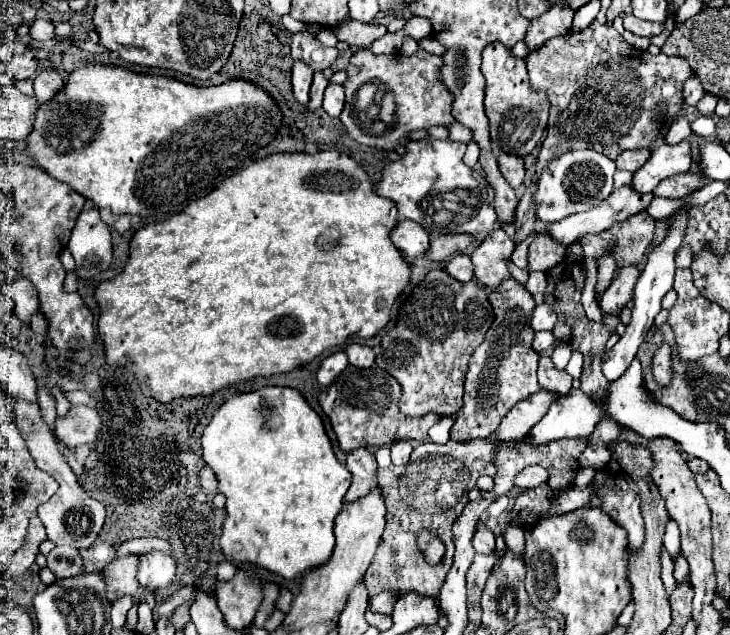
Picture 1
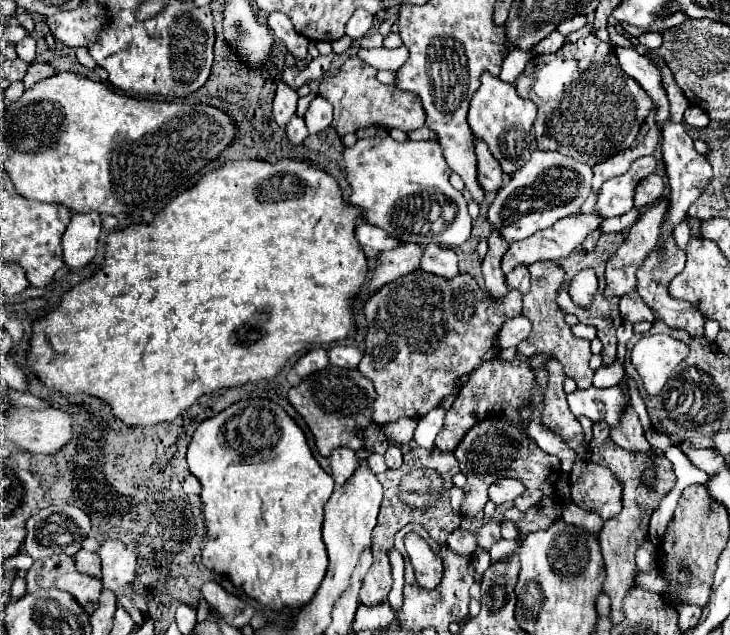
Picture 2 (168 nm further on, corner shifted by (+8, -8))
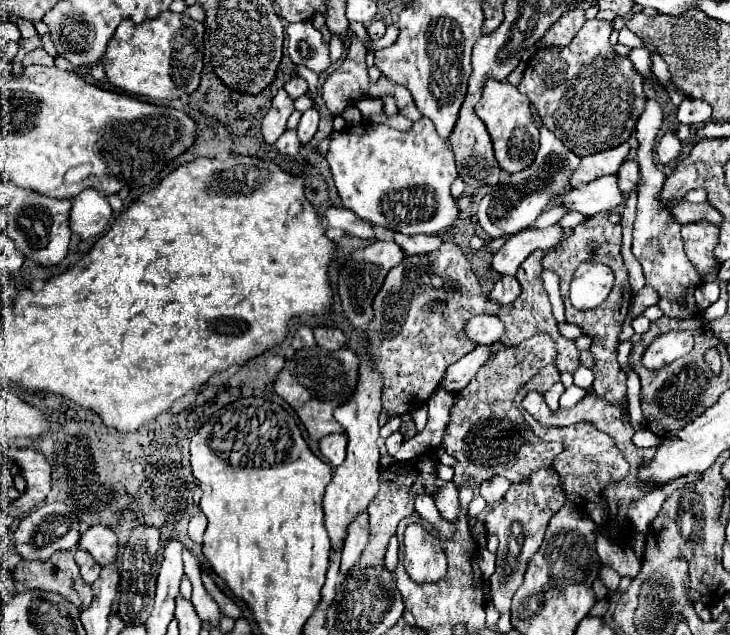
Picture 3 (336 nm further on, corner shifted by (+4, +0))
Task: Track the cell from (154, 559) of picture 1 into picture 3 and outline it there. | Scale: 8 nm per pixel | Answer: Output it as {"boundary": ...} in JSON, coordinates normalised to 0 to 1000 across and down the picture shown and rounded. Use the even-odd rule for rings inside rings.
{"boundary":[[[129,827],[112,839],[107,861],[115,861],[115,868],[121,868],[140,893],[153,890],[162,880],[162,846],[151,830],[142,827]]]}

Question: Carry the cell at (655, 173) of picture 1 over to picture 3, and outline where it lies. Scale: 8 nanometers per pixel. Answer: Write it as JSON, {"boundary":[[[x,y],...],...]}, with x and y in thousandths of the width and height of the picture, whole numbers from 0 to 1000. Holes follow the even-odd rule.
{"boundary":[[[827,276],[816,285],[808,285],[805,291],[797,291],[795,298],[781,298],[770,307],[770,320],[781,332],[795,332],[805,342],[827,332],[844,332],[855,317],[858,310],[847,294],[844,276]]]}

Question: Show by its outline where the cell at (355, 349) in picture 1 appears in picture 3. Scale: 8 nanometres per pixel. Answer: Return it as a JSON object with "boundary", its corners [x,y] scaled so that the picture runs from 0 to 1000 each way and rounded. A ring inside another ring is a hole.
{"boundary":[[[438,515],[430,521],[430,531],[436,537],[438,546],[449,550],[449,553],[463,553],[466,546],[474,543],[474,528],[466,518],[455,518],[455,515]]]}

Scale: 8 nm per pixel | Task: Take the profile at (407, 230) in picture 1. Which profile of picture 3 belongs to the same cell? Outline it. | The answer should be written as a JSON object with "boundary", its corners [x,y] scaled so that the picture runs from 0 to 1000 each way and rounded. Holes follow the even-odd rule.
{"boundary":[[[452,326],[447,329],[444,335],[444,345],[449,348],[452,357],[463,357],[463,361],[471,361],[474,367],[479,370],[488,370],[488,373],[496,373],[496,376],[512,376],[515,367],[512,367],[512,354],[493,345],[485,332],[479,329],[463,329],[463,326]]]}

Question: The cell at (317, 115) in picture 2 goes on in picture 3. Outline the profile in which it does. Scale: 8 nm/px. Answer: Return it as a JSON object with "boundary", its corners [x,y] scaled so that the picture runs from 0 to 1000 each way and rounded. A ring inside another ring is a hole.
{"boundary":[[[433,169],[414,178],[414,187],[408,194],[408,216],[414,225],[422,225],[430,216],[430,209],[436,206],[436,191],[438,191],[438,175]]]}

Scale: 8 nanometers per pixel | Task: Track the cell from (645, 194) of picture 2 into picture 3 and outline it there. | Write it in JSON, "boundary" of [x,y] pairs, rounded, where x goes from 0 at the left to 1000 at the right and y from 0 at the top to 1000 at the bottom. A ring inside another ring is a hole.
{"boundary":[[[860,250],[852,257],[849,269],[844,272],[847,282],[849,282],[849,301],[855,301],[858,307],[871,301],[874,298],[874,276],[877,276],[877,263],[871,254]]]}

